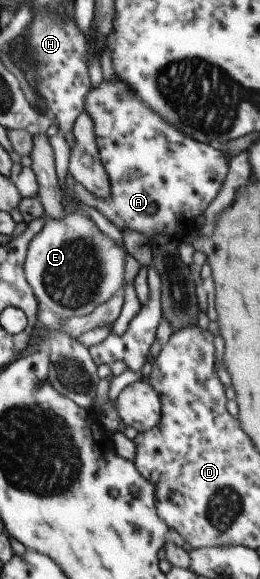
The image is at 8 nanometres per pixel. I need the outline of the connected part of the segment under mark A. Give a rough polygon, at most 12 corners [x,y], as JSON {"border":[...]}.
{"border":[[118,76],[87,91],[116,229],[177,242],[228,163]]}

